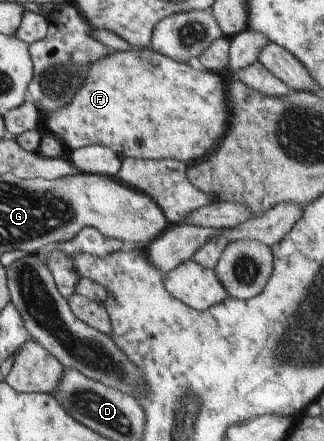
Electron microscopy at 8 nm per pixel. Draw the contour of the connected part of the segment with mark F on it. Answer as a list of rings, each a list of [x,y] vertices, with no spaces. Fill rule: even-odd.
[[[149,47],[143,51],[113,50],[102,59],[89,63],[86,78],[72,99],[45,118],[53,136],[71,150],[101,145],[110,148],[121,159],[172,158],[191,164],[204,159],[226,132],[228,104],[225,81],[222,81],[217,72],[209,72],[195,64],[174,61]]]

